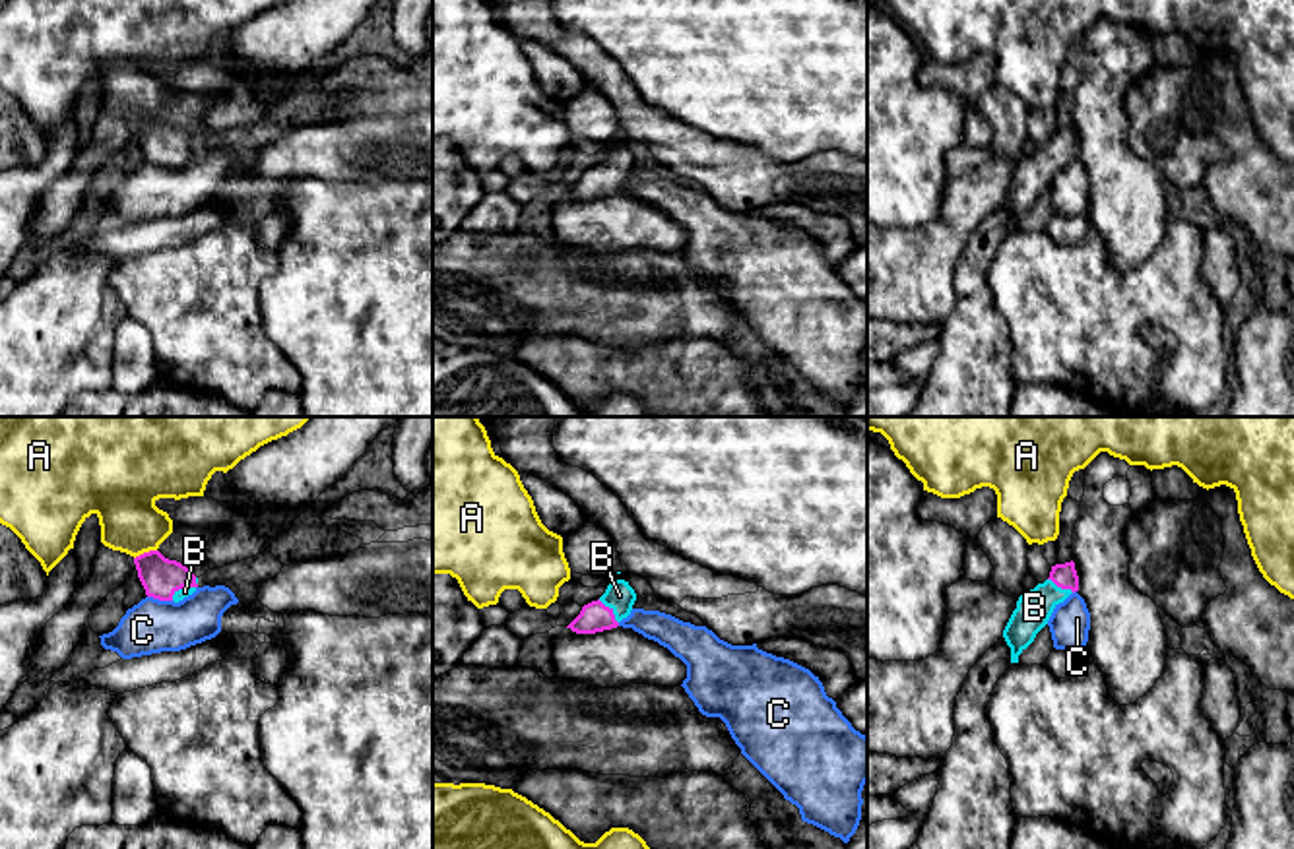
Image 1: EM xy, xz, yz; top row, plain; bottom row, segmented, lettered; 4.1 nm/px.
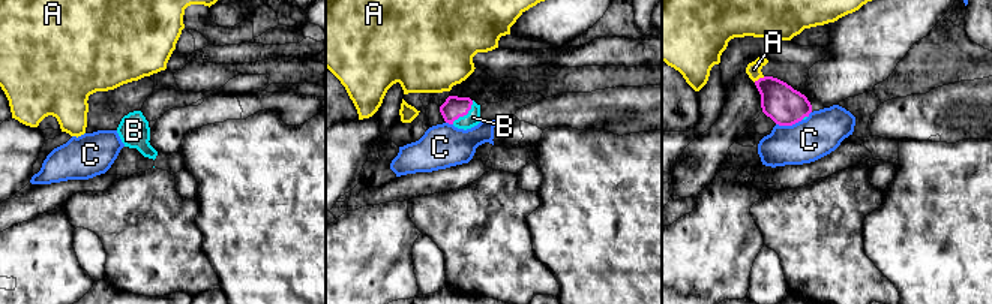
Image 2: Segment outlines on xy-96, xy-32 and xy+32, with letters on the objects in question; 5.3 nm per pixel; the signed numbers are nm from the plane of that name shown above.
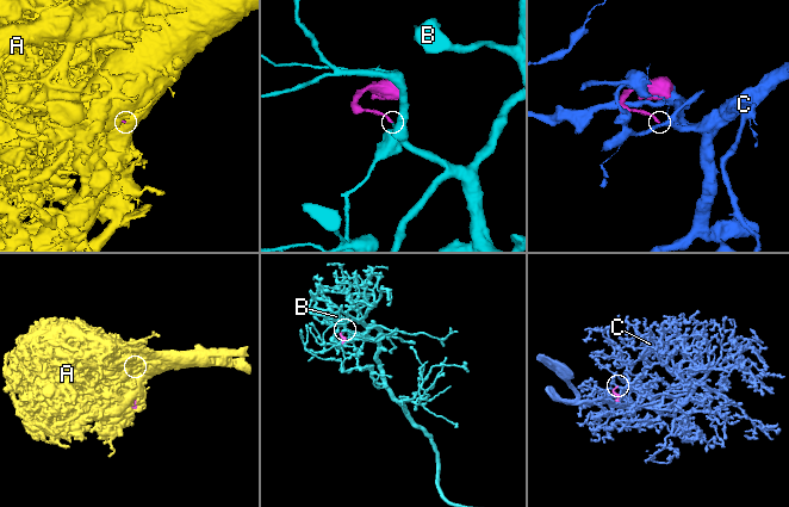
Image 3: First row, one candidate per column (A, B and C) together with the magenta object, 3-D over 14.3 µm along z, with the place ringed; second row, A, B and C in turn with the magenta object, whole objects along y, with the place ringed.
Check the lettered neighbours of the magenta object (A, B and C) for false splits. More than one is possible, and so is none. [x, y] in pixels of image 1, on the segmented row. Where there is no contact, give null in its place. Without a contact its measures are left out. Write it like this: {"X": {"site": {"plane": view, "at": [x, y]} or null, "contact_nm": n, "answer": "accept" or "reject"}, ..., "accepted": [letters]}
{"A": {"site": {"plane": "xy", "at": [144, 553]}, "contact_nm": 100, "answer": "reject"}, "B": {"site": {"plane": "xz", "at": [612, 611]}, "contact_nm": 130, "answer": "accept"}, "C": {"site": {"plane": "xy", "at": [160, 599]}, "contact_nm": 110, "answer": "reject"}, "accepted": ["B"]}

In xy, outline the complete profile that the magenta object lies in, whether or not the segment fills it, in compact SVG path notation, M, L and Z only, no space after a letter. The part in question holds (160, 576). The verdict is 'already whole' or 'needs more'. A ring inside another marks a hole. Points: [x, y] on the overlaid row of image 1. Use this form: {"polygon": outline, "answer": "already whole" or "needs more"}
{"polygon": "M149 550L134 558L138 578L147 597L159 601L182 601L198 587L198 578L180 562Z", "answer": "needs more"}

